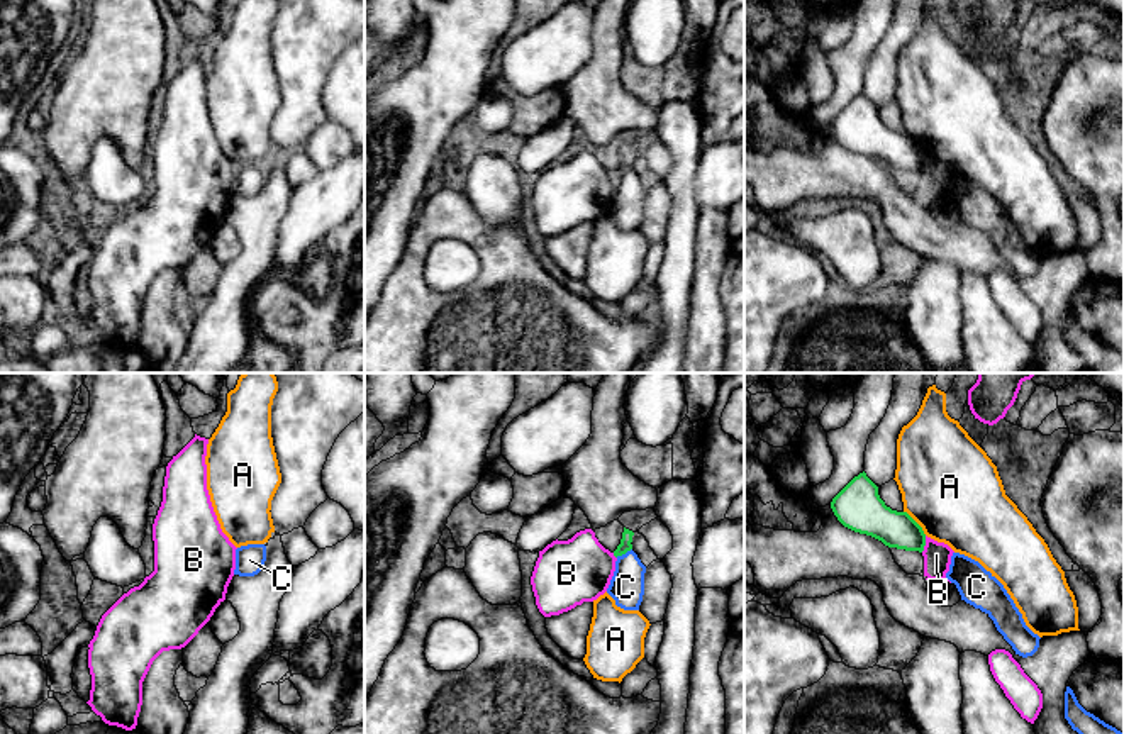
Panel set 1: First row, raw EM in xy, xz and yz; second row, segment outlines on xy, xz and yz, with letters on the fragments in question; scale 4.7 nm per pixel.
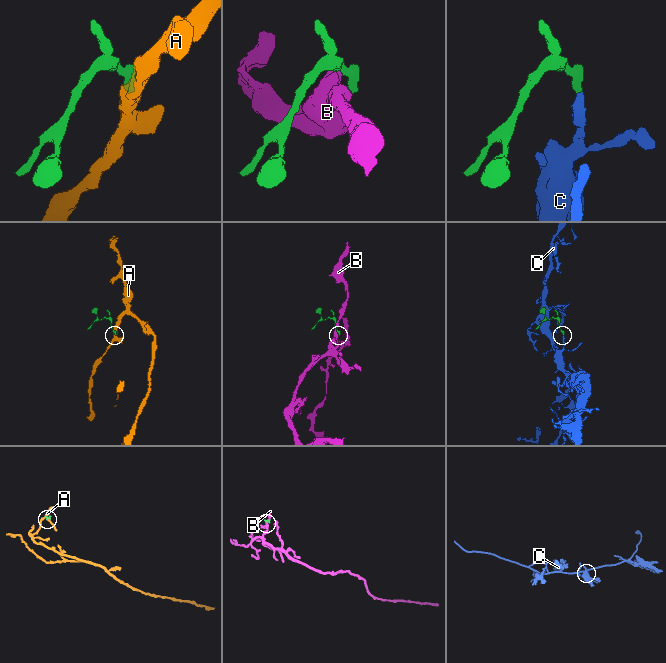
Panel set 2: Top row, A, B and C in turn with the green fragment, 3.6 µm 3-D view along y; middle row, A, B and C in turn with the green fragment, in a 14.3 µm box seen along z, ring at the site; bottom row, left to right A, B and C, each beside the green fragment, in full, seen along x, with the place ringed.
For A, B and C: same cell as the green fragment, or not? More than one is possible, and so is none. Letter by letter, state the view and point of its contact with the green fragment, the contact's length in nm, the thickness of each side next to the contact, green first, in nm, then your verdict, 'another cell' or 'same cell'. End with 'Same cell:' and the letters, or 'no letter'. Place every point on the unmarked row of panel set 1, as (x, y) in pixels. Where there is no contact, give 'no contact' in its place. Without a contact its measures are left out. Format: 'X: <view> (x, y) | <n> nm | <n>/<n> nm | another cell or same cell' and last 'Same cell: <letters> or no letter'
A: yz (916, 143) | 160 nm | 200/460 nm | another cell
B: yz (924, 165) | 80 nm | 180/130 nm | another cell
C: xz (623, 173) | 90 nm | 60/160 nm | same cell
Same cell: C

